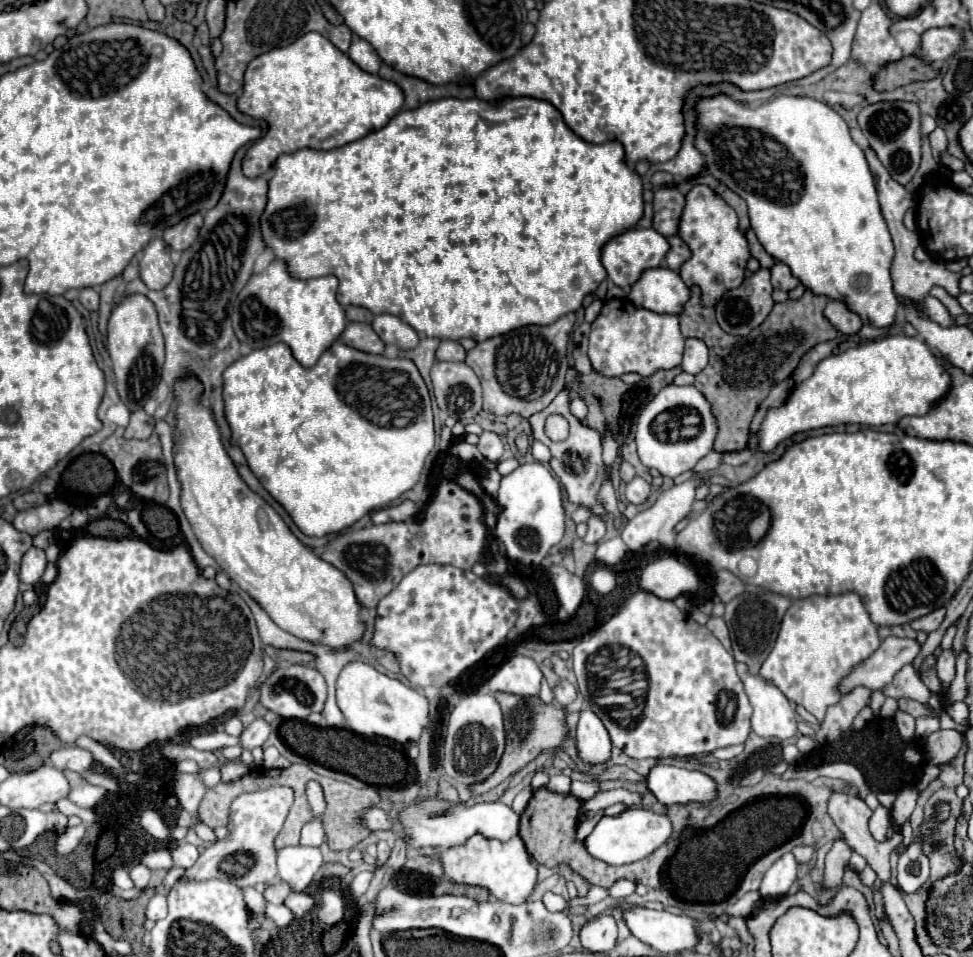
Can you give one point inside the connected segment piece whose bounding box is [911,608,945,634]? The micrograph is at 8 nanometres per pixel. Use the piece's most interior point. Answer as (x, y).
(928, 623)

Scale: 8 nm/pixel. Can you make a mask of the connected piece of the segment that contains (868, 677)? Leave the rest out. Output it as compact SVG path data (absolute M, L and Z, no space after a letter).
M897 636L885 638L877 652L869 656L869 660L857 664L857 668L853 668L853 672L849 672L845 680L841 680L839 692L847 694L855 686L865 686L869 690L885 688L893 680L895 672L899 672L905 664L913 662L919 648L921 646L917 644L917 640Z

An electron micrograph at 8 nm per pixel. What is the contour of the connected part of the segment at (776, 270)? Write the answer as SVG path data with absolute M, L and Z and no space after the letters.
M777 262L771 268L771 284L773 284L773 288L781 288L781 290L789 292L789 290L793 290L799 284L799 280L791 274L791 270L789 270L787 264Z

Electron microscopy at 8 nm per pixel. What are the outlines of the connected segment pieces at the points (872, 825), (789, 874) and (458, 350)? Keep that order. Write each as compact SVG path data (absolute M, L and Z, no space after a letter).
M877 806L869 818L869 832L877 842L887 840L887 830L891 830L891 816L885 806Z
M785 854L765 872L759 886L759 894L763 898L781 898L789 892L795 880L797 880L797 862L793 854Z
M441 340L437 348L437 360L447 360L447 362L459 362L465 360L465 348L455 342L455 340Z

